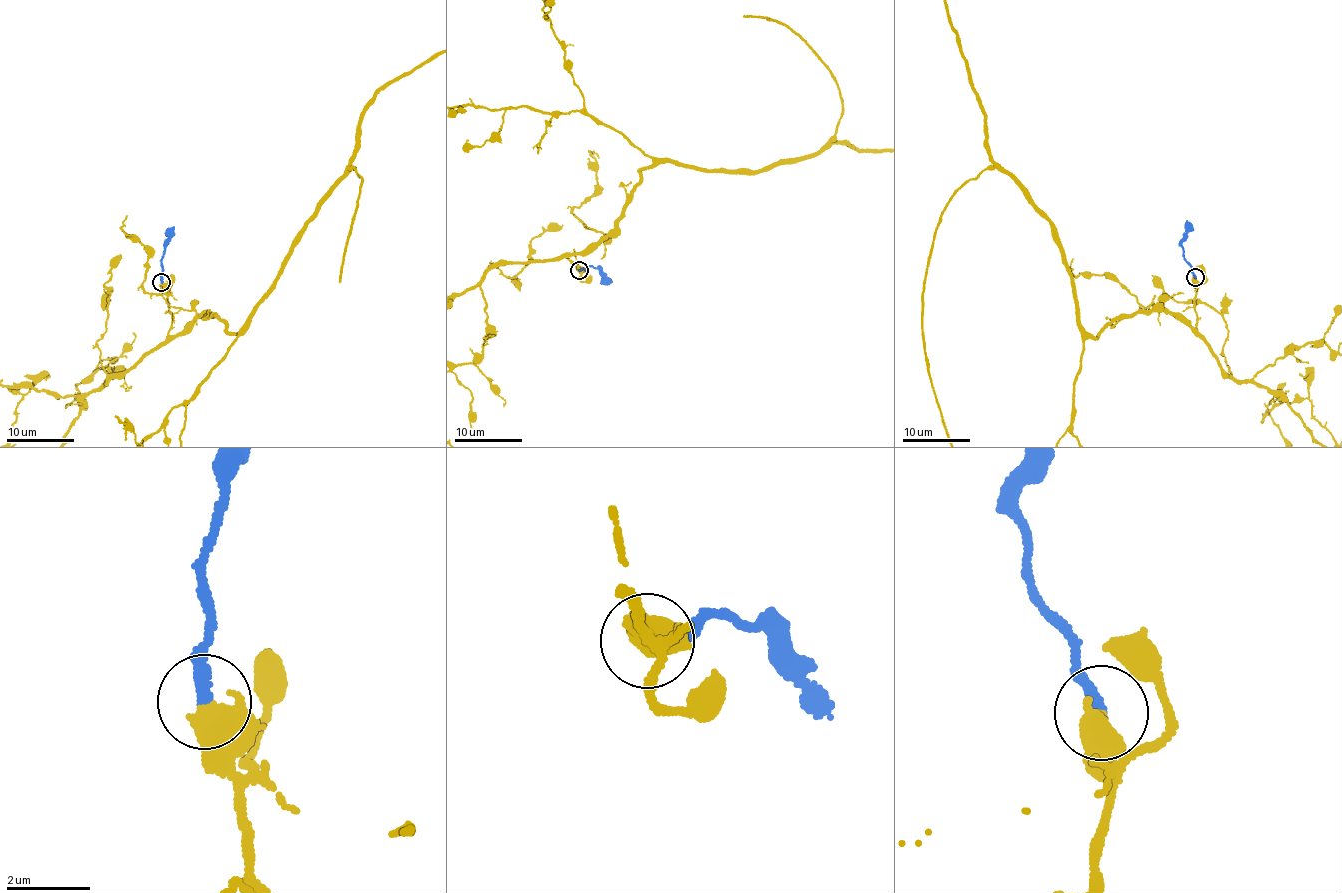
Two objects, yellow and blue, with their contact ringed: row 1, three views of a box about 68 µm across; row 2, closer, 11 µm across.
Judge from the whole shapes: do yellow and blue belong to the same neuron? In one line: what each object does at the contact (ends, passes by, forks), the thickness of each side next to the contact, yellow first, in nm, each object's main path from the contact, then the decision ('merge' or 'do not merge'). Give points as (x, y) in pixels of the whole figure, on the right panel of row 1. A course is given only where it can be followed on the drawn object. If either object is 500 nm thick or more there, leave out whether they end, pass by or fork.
600/320 nm | yellow via (1196, 278), (1194, 328), (1093, 337), (990, 167), (934, 240) | blue via (1196, 278), (1190, 264), (1184, 258), (1182, 239), (1187, 220) | merge

